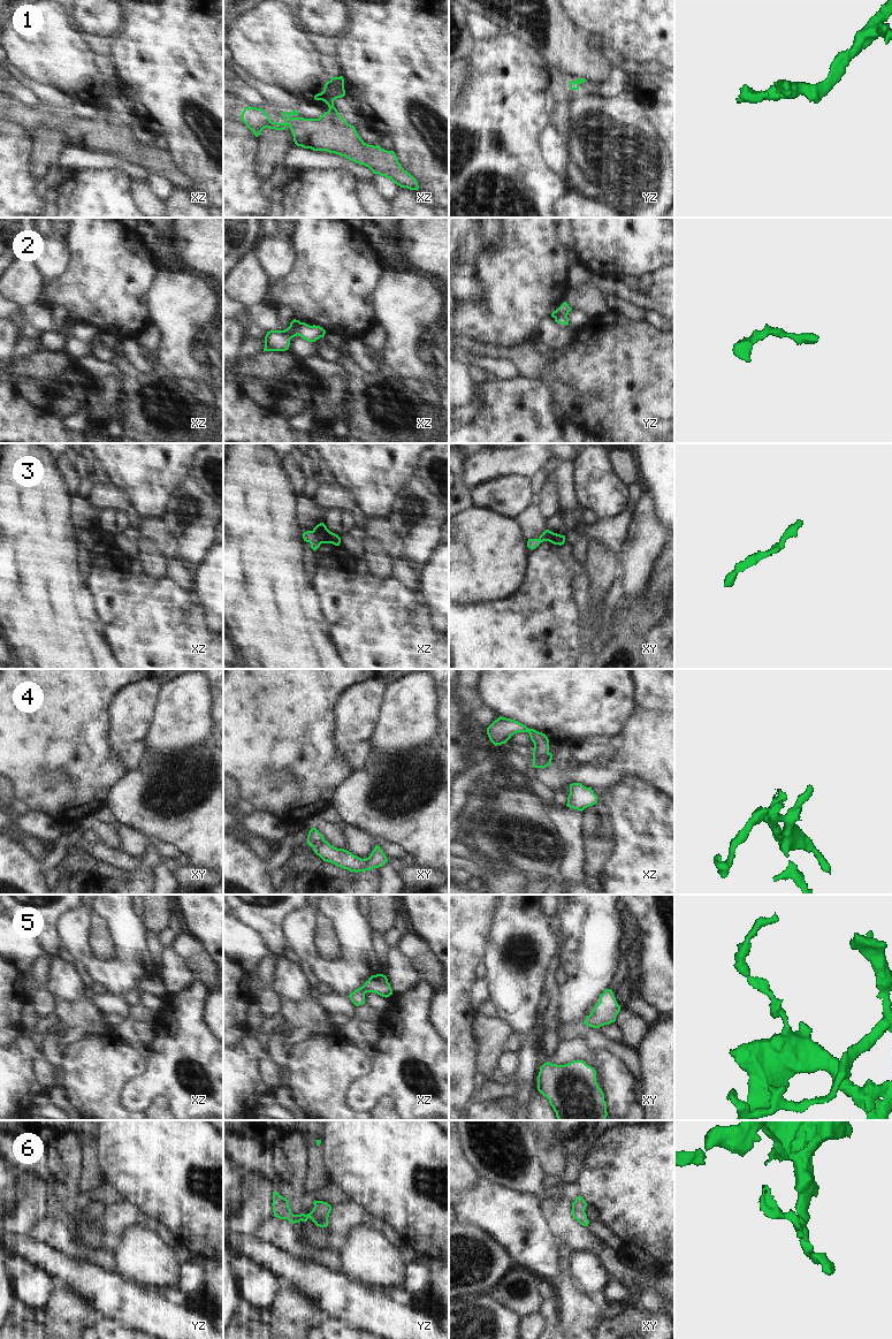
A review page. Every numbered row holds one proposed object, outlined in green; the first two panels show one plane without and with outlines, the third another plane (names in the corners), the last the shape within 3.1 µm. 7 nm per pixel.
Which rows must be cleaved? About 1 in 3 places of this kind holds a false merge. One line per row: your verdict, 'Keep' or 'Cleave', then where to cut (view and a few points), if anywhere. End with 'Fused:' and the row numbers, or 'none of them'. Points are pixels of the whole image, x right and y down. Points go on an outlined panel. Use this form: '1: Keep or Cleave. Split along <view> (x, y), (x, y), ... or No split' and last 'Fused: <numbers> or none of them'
1: Keep. No split
2: Cleave. Split along xz (302, 322), (297, 326), (297, 334)
3: Keep. No split
4: Cleave. Split along xy (323, 839), (313, 847)
5: Keep. No split
6: Keep. No split
Fused: 2, 4

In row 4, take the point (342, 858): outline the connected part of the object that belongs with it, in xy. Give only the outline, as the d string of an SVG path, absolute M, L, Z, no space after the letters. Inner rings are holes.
M327 840L321 842L313 851L323 861L331 862L337 867L348 869L351 873L366 872L373 868L382 867L388 859L380 846L375 845L371 855L361 859L344 849L331 846Z

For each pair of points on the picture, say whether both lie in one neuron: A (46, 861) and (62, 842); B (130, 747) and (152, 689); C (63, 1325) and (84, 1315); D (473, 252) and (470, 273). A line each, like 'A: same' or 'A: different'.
A: same
B: same
C: same
D: different

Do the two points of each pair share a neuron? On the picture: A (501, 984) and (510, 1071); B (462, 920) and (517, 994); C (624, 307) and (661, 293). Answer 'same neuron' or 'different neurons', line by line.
A: different neurons
B: different neurons
C: different neurons

